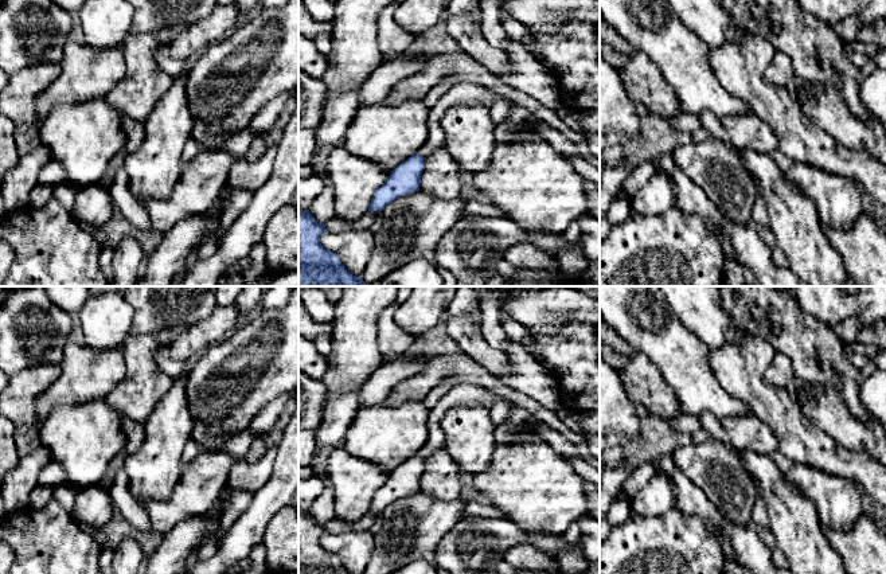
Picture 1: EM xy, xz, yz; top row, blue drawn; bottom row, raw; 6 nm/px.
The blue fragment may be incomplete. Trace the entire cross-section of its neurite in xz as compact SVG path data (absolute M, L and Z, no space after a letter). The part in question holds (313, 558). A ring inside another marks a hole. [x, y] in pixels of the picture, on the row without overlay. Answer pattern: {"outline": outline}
{"outline": "M309 511L298 514L298 574L350 574L340 559L320 544L325 532Z"}

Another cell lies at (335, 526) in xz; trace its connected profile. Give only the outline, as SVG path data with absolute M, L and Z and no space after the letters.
M367 512L359 520L354 523L346 523L339 519L332 519L324 524L327 532L341 534L347 531L368 531L374 526L380 512Z

